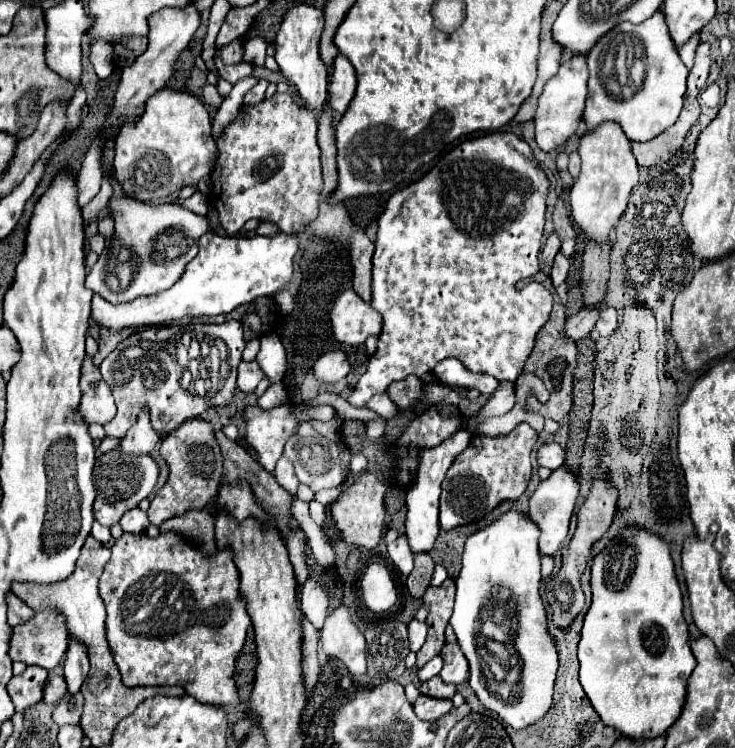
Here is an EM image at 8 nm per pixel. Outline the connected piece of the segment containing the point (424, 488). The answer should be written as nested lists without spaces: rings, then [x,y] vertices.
[[[460,431],[456,435],[452,435],[450,439],[446,439],[444,443],[440,443],[438,447],[432,447],[432,449],[426,449],[422,451],[420,455],[420,461],[418,461],[418,473],[416,473],[416,479],[412,483],[412,487],[408,489],[406,493],[406,539],[412,547],[412,553],[428,553],[438,537],[438,531],[440,531],[440,525],[438,525],[438,497],[440,497],[440,483],[442,483],[442,477],[446,475],[448,467],[452,465],[454,457],[458,453],[462,453],[462,449],[466,449],[466,445],[470,443],[472,435],[470,431]]]

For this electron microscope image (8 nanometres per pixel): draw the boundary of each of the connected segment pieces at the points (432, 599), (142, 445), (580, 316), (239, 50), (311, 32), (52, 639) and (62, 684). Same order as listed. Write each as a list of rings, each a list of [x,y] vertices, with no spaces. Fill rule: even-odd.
[[[446,579],[440,587],[432,587],[430,591],[424,593],[424,603],[428,605],[428,637],[418,651],[418,663],[416,667],[424,667],[432,657],[440,655],[440,649],[444,645],[444,629],[448,625],[448,619],[452,615],[452,605],[454,605],[454,581]]]
[[[144,407],[136,419],[136,423],[128,429],[126,437],[122,439],[120,443],[120,449],[124,453],[150,453],[156,443],[160,441],[160,435],[158,431],[150,425],[150,415],[148,415],[148,409]]]
[[[602,303],[598,309],[580,309],[578,313],[566,317],[564,337],[566,337],[568,341],[578,341],[578,339],[586,337],[586,335],[592,331],[592,327],[594,327],[594,323],[596,323],[598,313],[600,313],[602,307],[604,307],[604,303]]]
[[[234,39],[232,43],[224,45],[222,49],[222,59],[226,63],[240,63],[244,59],[244,43],[240,39]]]
[[[302,3],[298,7],[292,7],[286,13],[282,27],[274,41],[276,45],[274,57],[276,57],[280,71],[298,89],[304,103],[316,111],[322,111],[326,103],[326,87],[328,87],[328,71],[326,71],[326,65],[322,65],[322,59],[318,53],[318,37],[322,35],[322,25],[324,25],[322,11],[308,3]]]
[[[36,613],[34,619],[14,627],[10,641],[10,659],[26,665],[54,669],[68,649],[68,633],[64,621],[46,613]]]
[[[50,673],[46,679],[46,687],[44,687],[44,701],[50,705],[56,705],[58,701],[62,701],[66,695],[66,681],[64,677]]]

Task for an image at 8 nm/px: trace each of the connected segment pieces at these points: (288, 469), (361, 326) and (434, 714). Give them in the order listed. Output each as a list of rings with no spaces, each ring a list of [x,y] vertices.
[[[284,455],[278,459],[278,465],[276,465],[276,471],[274,471],[274,477],[276,477],[276,481],[278,481],[288,493],[292,493],[292,495],[296,493],[296,489],[298,489],[298,477],[296,477],[296,473],[294,473],[292,463],[286,461]]]
[[[354,289],[344,291],[330,313],[334,337],[346,345],[362,345],[368,335],[378,337],[382,331],[382,315]]]
[[[420,695],[414,701],[414,713],[422,719],[422,721],[436,721],[438,717],[446,715],[452,709],[452,701],[438,701],[426,695]]]

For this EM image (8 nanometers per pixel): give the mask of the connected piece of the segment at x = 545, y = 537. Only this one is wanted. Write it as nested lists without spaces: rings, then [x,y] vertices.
[[[560,467],[556,471],[552,471],[552,475],[544,481],[540,481],[540,485],[536,487],[534,495],[530,497],[530,507],[528,507],[528,517],[538,525],[540,529],[540,539],[538,539],[538,547],[540,547],[540,555],[550,555],[554,557],[562,545],[562,541],[568,535],[568,523],[572,517],[572,511],[576,507],[576,497],[578,497],[578,479],[570,473],[570,469]]]

